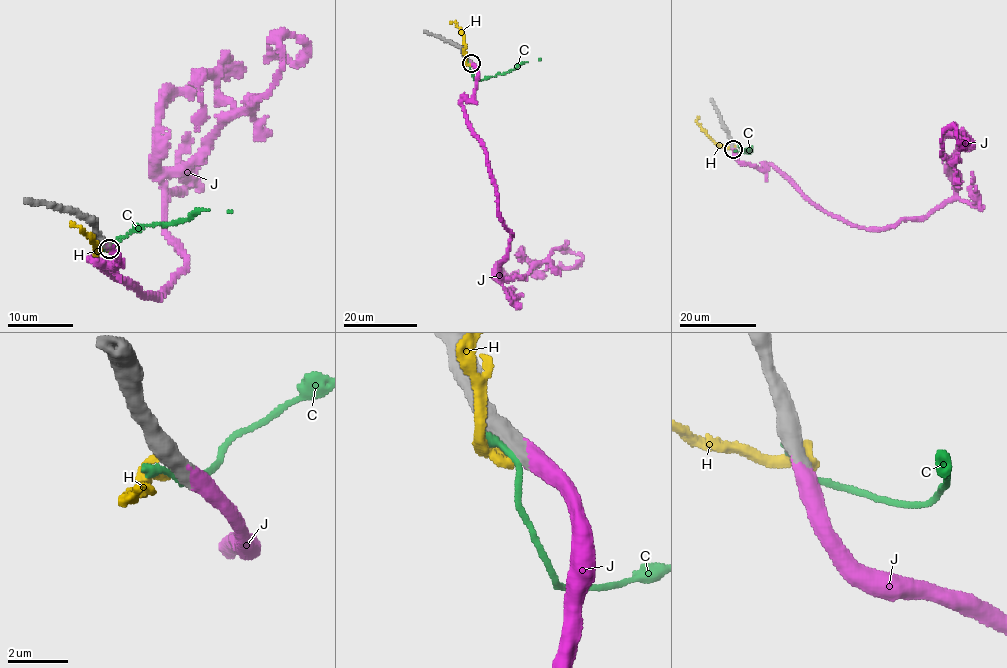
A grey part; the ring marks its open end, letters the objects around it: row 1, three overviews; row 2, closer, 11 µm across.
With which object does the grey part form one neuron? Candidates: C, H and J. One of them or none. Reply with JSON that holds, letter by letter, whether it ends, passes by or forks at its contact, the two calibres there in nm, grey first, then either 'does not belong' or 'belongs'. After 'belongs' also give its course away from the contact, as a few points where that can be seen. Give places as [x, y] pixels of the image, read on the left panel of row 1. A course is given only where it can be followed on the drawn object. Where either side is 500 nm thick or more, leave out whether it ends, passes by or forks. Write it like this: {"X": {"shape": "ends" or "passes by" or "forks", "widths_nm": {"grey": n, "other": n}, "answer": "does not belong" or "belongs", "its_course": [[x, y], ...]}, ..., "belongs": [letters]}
{"C": {"widths_nm": {"grey": 650, "other": 340}, "answer": "does not belong"}, "H": {"widths_nm": {"grey": 650, "other": 420}, "answer": "does not belong"}, "J": {"widths_nm": {"grey": 550, "other": 550}, "answer": "belongs", "its_course": [[109, 247], [95, 263], [159, 296], [186, 258], [165, 177], [272, 87], [286, 34], [308, 53], [269, 45]]}, "belongs": ["J"]}

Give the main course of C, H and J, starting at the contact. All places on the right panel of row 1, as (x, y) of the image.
C: (732, 148), (751, 152), (750, 148), (746, 151), (738, 146), (734, 150)
H: (733, 147), (721, 147), (708, 136), (696, 122), (696, 115)
J: (733, 149), (828, 212), (880, 229), (926, 219), (954, 195), (942, 134), (954, 126), (966, 148), (963, 133)

